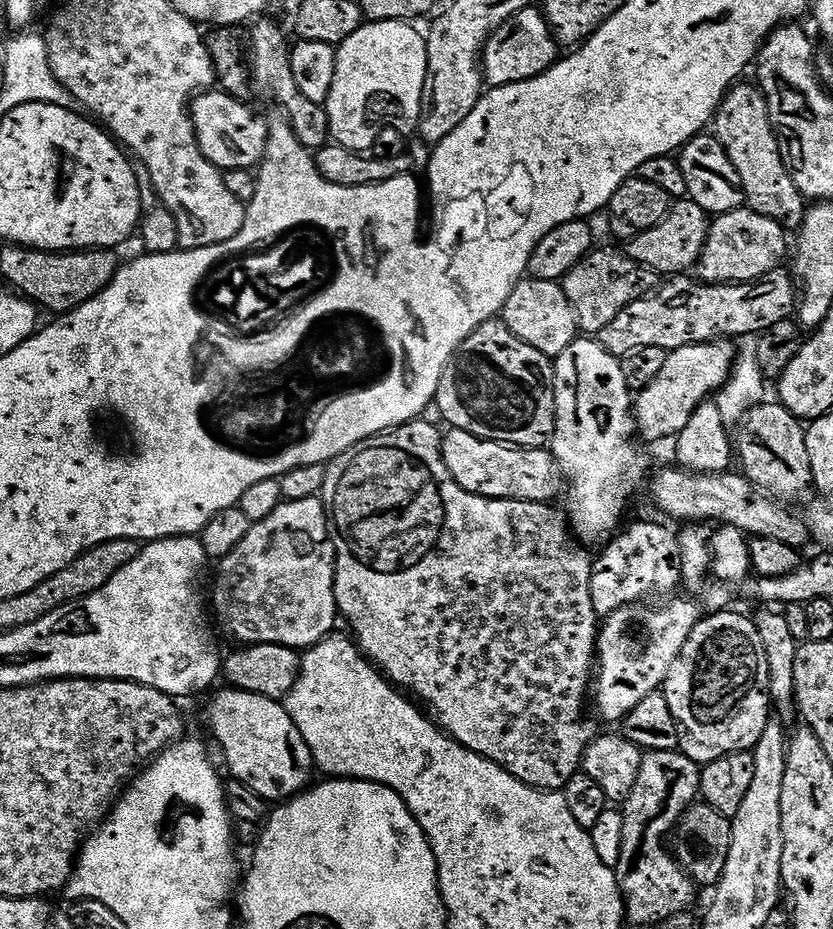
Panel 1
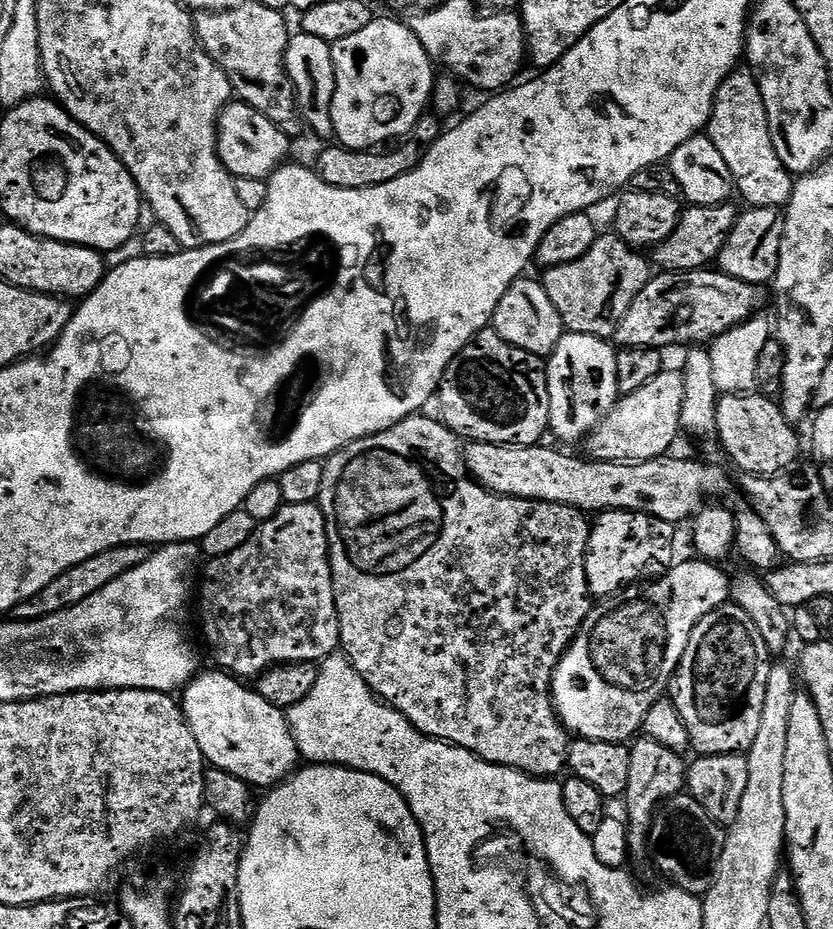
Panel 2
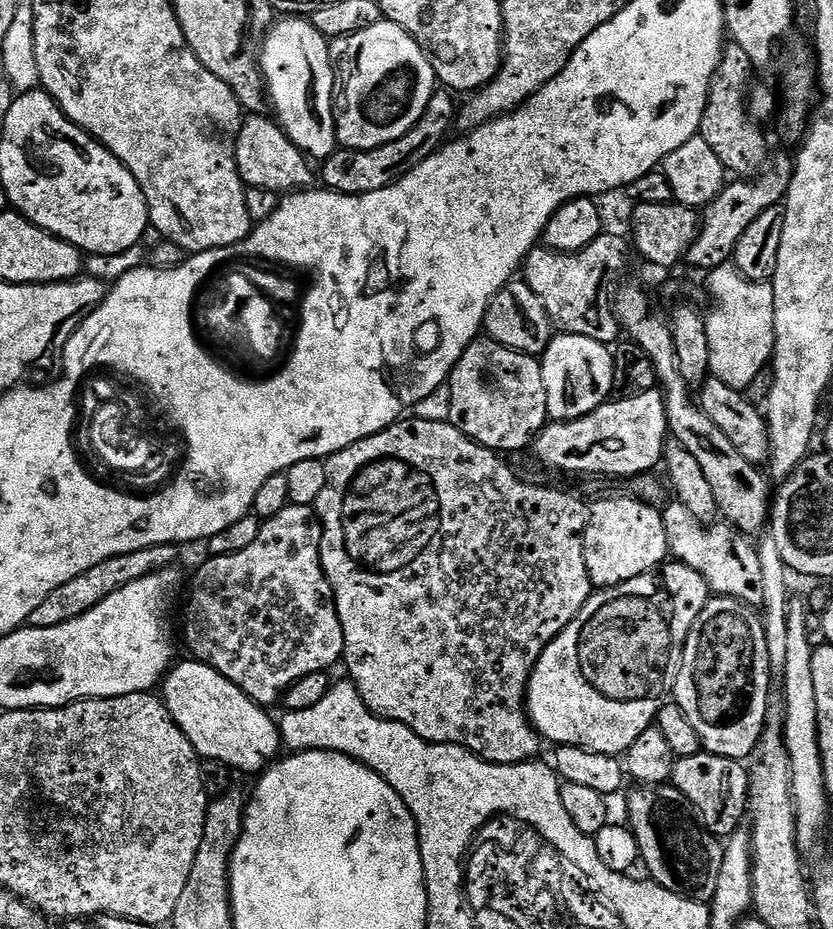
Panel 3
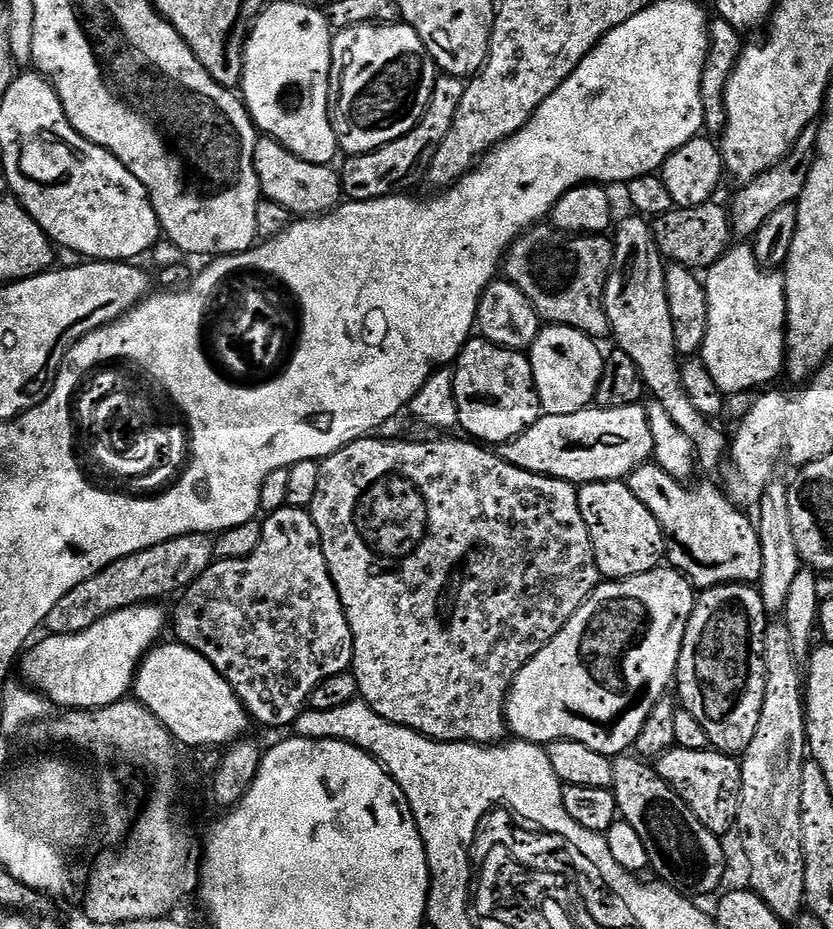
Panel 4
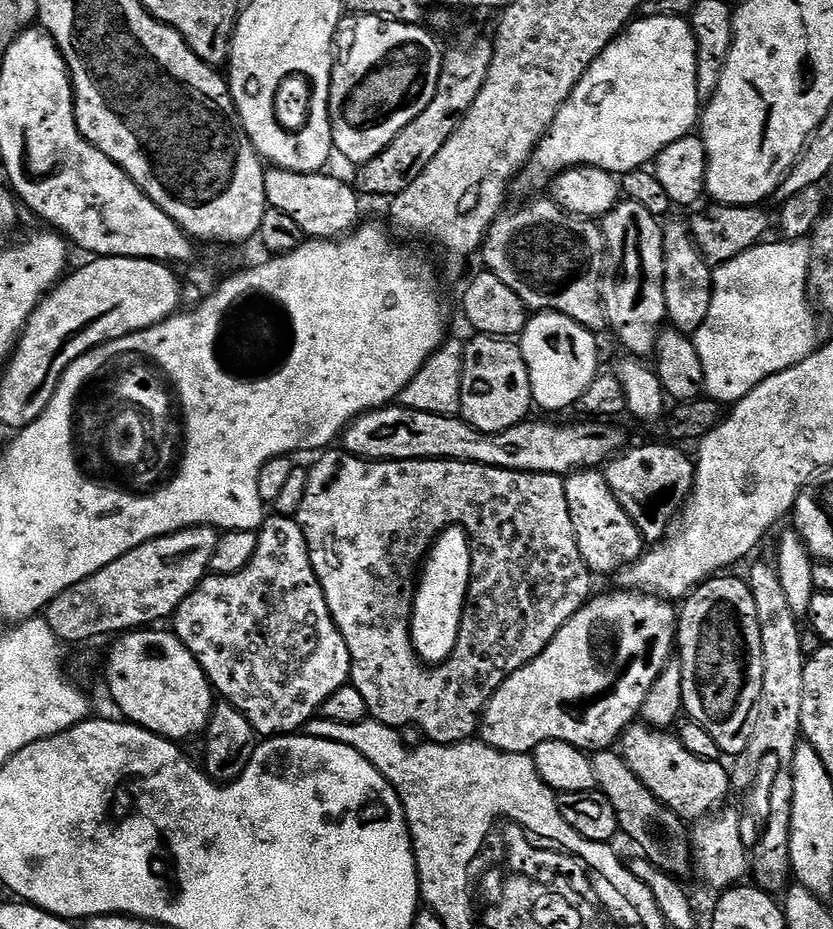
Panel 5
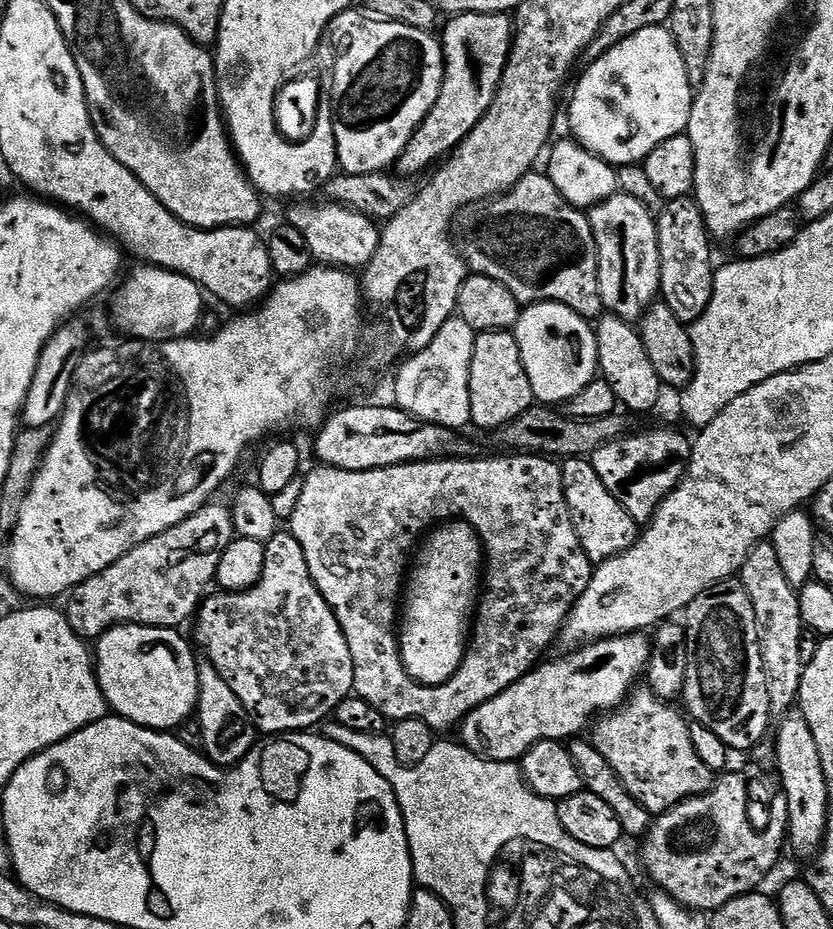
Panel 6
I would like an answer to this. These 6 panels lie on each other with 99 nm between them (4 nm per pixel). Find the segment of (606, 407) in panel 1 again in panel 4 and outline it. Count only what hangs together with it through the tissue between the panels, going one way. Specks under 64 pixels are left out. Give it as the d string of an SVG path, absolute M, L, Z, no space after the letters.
M561 324L541 327L530 349L532 373L540 407L549 416L574 414L595 401L598 382L602 378L605 353L593 337Z

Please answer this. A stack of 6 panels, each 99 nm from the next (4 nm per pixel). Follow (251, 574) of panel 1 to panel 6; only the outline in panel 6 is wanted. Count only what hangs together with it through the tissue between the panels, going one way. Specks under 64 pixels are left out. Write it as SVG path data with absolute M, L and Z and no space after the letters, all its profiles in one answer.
M277 530L267 540L264 549L266 566L262 566L262 578L258 578L253 588L244 592L216 590L216 593L213 591L203 597L194 617L195 643L204 647L203 655L211 661L218 674L230 682L230 690L238 694L242 706L246 706L261 733L312 730L315 724L323 725L335 713L336 707L353 695L354 658L350 658L350 646L346 646L338 618L312 580L298 538L294 538L291 531Z

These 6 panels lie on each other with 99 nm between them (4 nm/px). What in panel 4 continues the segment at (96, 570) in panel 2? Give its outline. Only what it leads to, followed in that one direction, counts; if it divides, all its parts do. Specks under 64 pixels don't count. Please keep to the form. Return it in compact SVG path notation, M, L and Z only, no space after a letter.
M208 534L179 536L177 540L150 546L138 554L123 556L89 580L83 580L81 584L74 586L70 594L58 598L50 614L46 614L43 627L48 628L47 631L53 636L69 636L94 626L99 620L107 620L110 614L123 608L163 601L163 596L168 596L171 592L183 593L213 562L214 540Z

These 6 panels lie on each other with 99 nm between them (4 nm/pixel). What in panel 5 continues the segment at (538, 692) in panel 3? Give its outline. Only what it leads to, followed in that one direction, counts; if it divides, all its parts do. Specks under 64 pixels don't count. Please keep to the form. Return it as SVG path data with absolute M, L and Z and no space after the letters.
M616 590L605 596L593 595L583 608L554 634L554 638L522 670L510 674L484 707L478 736L491 748L503 752L531 754L547 740L570 742L585 750L608 750L624 731L637 723L642 702L650 694L658 674L673 659L678 627L678 612L669 601L646 592Z

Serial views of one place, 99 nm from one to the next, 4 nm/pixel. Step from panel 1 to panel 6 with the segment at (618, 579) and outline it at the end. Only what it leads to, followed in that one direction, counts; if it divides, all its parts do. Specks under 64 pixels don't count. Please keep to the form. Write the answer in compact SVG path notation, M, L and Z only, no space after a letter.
M568 458L563 461L564 493L570 510L570 518L574 522L574 530L578 534L578 542L582 542L582 550L593 565L605 564L610 558L630 550L638 535L638 525L626 510L622 510L622 502L602 486L602 478L594 470L591 459Z

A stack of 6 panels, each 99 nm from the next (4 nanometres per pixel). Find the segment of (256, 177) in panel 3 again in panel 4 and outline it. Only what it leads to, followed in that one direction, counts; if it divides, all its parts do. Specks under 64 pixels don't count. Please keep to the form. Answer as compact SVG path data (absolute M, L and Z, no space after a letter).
M261 135L257 139L252 161L258 174L261 197L286 206L293 217L323 216L341 203L340 173L335 167L306 162L270 136Z

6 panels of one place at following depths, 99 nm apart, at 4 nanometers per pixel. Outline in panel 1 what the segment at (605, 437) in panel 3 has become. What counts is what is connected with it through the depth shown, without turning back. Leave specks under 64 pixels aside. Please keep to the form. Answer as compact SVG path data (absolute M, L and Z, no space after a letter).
M731 339L711 340L705 344L682 346L668 353L666 366L658 378L638 393L634 400L634 424L648 440L668 440L679 436L690 422L690 414L709 398L715 397L721 386L728 381L732 367L736 365L738 348Z

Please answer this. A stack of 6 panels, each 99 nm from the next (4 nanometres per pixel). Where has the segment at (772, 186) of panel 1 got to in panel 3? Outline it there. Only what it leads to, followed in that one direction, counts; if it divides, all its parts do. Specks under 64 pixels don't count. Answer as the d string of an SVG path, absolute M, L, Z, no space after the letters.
M731 42L725 43L724 52L718 62L718 70L714 70L714 78L710 82L706 110L702 114L698 133L708 143L710 150L718 154L724 169L736 178L759 176L770 159L768 140L764 137L763 130L756 125L759 123L750 111L750 89L754 84L753 68L750 54L746 54L742 46Z

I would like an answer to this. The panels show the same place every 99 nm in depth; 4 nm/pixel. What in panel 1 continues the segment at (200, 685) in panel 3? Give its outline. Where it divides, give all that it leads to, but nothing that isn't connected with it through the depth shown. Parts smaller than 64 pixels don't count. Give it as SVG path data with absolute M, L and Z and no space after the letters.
M239 690L227 691L213 698L208 720L231 775L269 802L299 796L313 783L314 765L310 746L306 746L306 738L294 726L294 718L290 718L281 701Z

